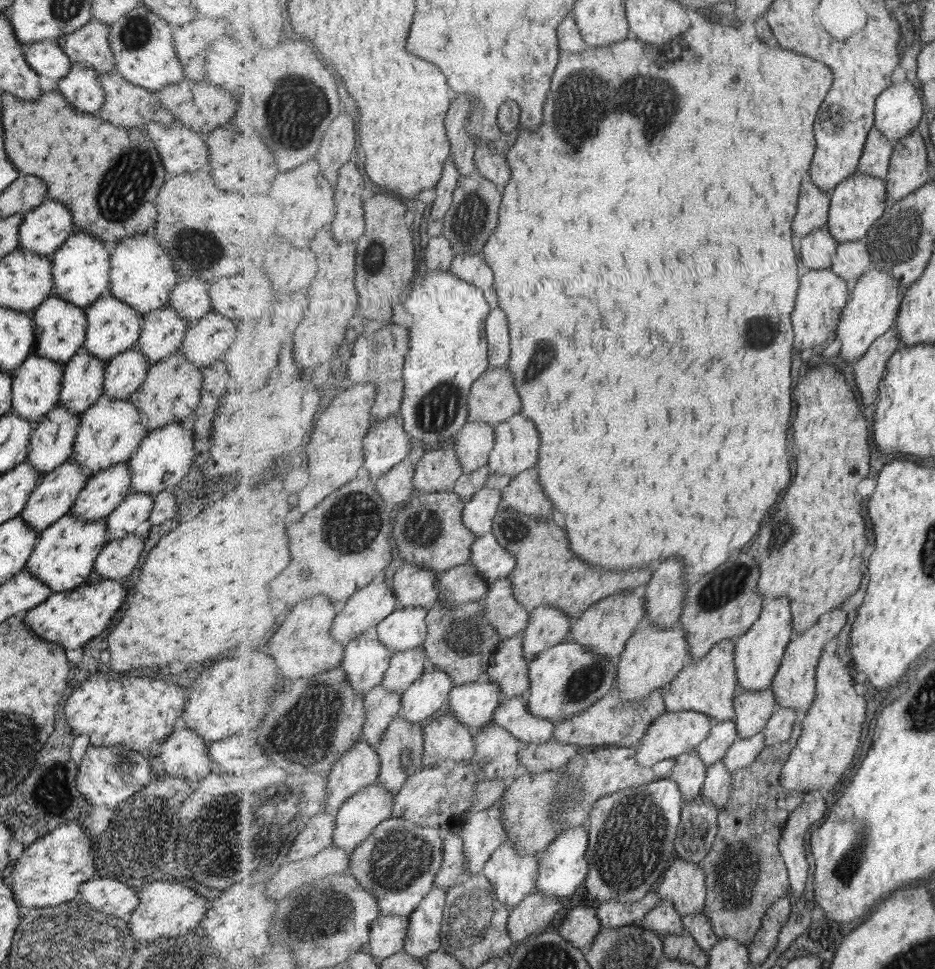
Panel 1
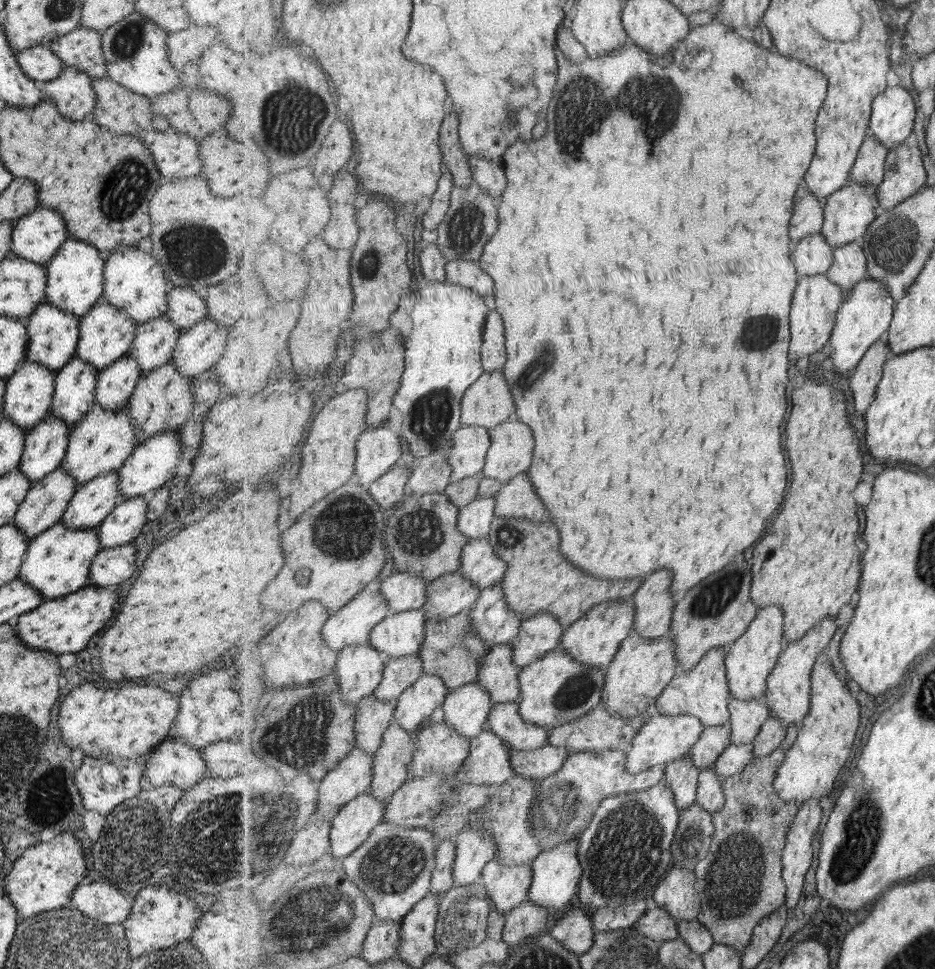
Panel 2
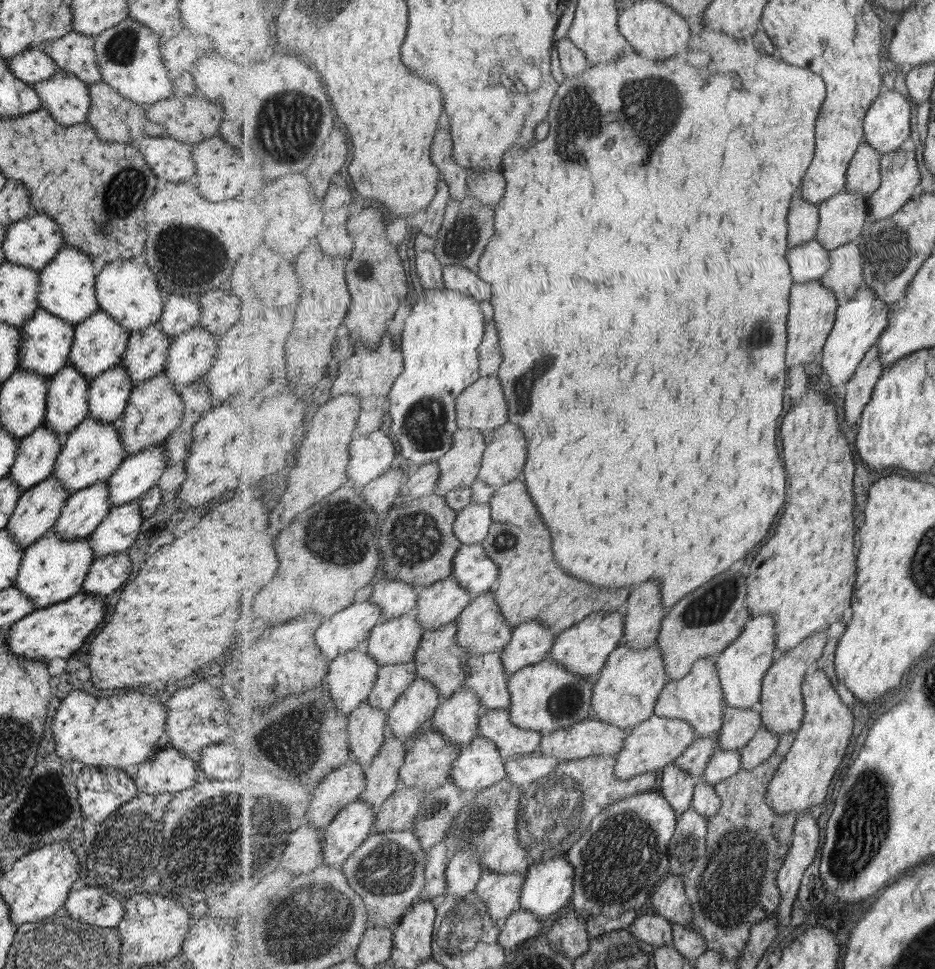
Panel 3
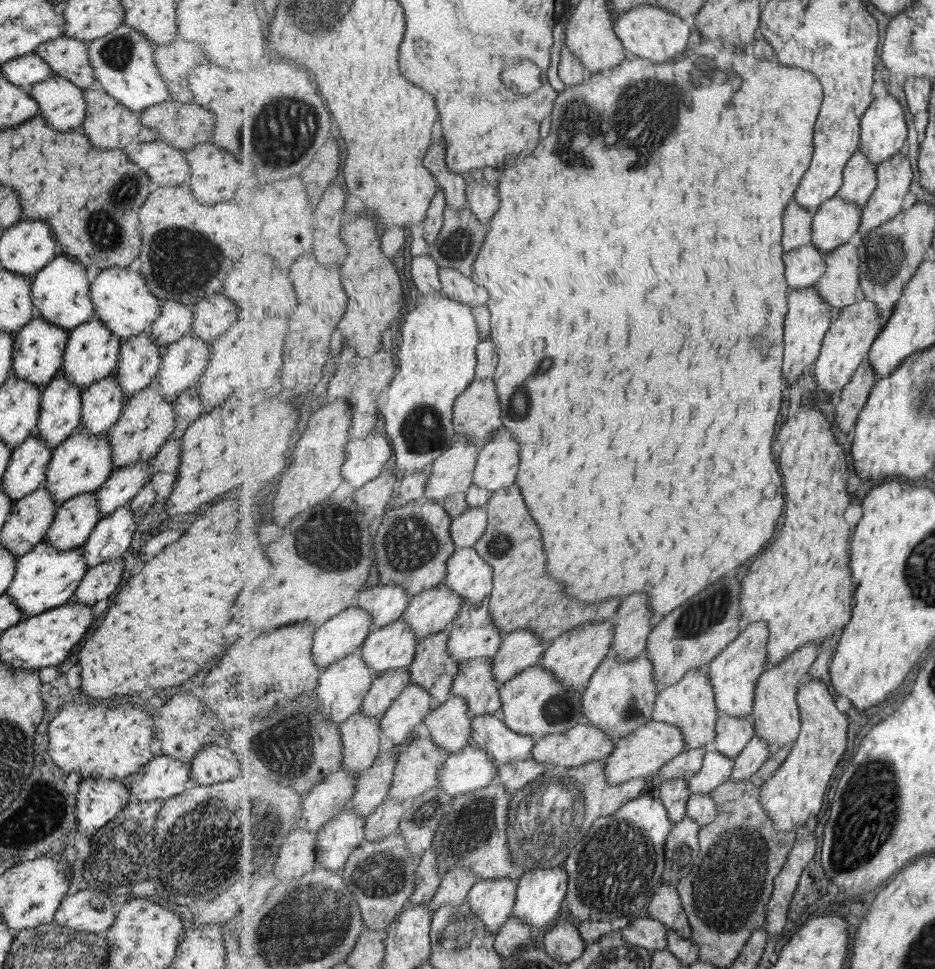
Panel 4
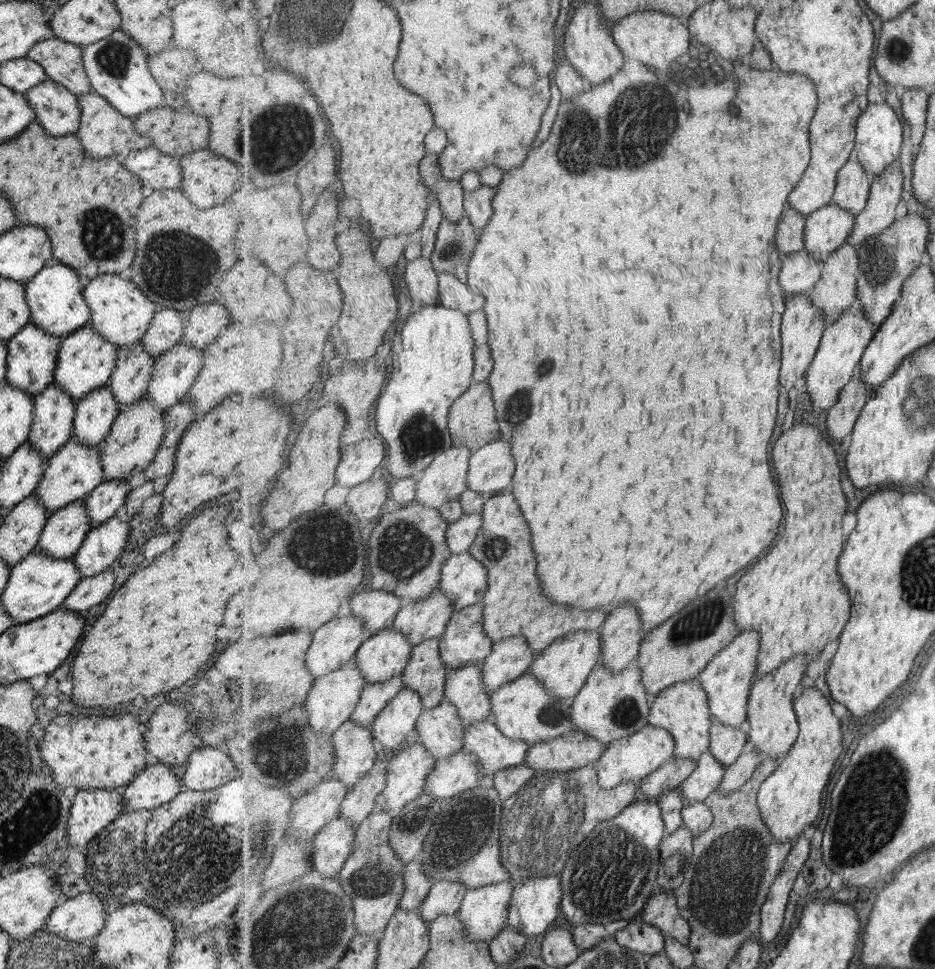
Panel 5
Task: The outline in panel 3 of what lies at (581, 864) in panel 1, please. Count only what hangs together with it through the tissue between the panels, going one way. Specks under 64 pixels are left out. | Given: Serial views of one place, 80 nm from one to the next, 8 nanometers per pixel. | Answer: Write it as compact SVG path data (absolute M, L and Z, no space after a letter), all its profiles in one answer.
M567 854L554 857L531 864L522 890L522 908L540 917L559 912L574 896L576 868L569 864Z

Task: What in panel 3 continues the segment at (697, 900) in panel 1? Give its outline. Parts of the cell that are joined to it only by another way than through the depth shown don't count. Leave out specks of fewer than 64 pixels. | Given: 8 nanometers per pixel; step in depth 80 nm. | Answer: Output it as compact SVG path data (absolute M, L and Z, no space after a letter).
M669 874L652 893L651 903L651 912L667 917L673 925L693 927L694 910L683 875Z

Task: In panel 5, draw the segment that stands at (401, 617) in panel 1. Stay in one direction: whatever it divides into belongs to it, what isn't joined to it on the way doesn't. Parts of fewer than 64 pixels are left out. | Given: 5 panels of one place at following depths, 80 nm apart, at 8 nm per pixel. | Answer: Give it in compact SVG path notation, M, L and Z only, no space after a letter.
M391 626L373 636L368 635L355 660L361 670L364 670L367 682L383 682L403 676L409 661L412 660L414 647L403 631Z

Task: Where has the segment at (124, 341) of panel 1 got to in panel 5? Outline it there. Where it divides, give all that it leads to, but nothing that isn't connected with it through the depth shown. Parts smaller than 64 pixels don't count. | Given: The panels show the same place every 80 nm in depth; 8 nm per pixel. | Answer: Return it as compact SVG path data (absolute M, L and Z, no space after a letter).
M83 325L65 338L60 339L60 347L52 376L53 386L69 394L73 401L79 400L93 388L106 385L114 369L116 348L107 342L91 325Z

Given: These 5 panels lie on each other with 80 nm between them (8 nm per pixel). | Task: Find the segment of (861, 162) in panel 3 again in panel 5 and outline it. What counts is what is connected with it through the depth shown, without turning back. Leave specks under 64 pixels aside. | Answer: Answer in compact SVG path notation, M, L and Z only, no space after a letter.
M851 157L840 170L833 203L857 216L868 204L873 180L865 165L858 158Z

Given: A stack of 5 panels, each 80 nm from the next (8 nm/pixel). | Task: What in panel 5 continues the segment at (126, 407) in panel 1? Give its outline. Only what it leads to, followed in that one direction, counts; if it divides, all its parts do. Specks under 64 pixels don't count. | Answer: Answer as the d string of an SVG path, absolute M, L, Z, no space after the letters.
M70 438L45 460L44 471L33 494L41 501L48 514L70 502L83 500L90 490L104 480L100 449L101 446L87 447Z

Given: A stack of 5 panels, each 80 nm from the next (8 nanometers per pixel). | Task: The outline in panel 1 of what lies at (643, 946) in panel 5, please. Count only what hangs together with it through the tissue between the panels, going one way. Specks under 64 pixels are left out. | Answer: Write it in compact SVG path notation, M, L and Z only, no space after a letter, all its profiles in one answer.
M661 900L645 918L639 922L645 929L654 930L658 935L683 935L687 932L684 927L684 917L677 910L676 904L672 900Z

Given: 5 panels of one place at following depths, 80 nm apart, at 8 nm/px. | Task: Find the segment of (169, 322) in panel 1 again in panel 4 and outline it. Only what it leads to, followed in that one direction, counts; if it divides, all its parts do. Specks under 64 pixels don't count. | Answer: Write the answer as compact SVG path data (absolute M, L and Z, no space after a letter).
M148 331L140 332L120 343L118 363L113 373L126 400L155 380L161 353L161 346L150 339Z

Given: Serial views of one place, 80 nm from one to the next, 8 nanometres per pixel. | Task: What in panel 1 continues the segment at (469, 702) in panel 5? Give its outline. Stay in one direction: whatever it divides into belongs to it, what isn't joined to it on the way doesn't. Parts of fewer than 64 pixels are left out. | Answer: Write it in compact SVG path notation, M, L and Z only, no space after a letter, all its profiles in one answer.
M523 632L503 640L491 660L485 679L501 685L504 699L529 693L531 662L524 653Z

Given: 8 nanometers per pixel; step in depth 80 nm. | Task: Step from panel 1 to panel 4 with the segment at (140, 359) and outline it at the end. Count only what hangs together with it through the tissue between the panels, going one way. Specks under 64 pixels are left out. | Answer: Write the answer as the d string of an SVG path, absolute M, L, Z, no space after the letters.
M114 373L89 384L81 392L79 427L92 435L106 433L119 418L126 398L117 386Z

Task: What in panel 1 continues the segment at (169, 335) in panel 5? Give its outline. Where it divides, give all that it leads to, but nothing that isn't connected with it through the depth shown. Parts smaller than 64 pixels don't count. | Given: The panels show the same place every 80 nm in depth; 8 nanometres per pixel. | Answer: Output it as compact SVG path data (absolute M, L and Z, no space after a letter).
M199 278L180 280L172 288L168 307L191 324L212 310L212 299L205 292L205 282Z

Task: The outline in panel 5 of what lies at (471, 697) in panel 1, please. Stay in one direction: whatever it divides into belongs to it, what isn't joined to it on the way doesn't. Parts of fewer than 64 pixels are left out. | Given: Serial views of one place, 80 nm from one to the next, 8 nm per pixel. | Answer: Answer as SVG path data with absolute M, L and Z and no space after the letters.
M447 699L435 708L425 708L424 712L420 716L420 720L417 721L417 744L423 744L431 754L433 758L437 760L446 759L453 756L463 750L463 742L468 726L463 724L463 719L458 713L458 708L453 703L450 703Z

